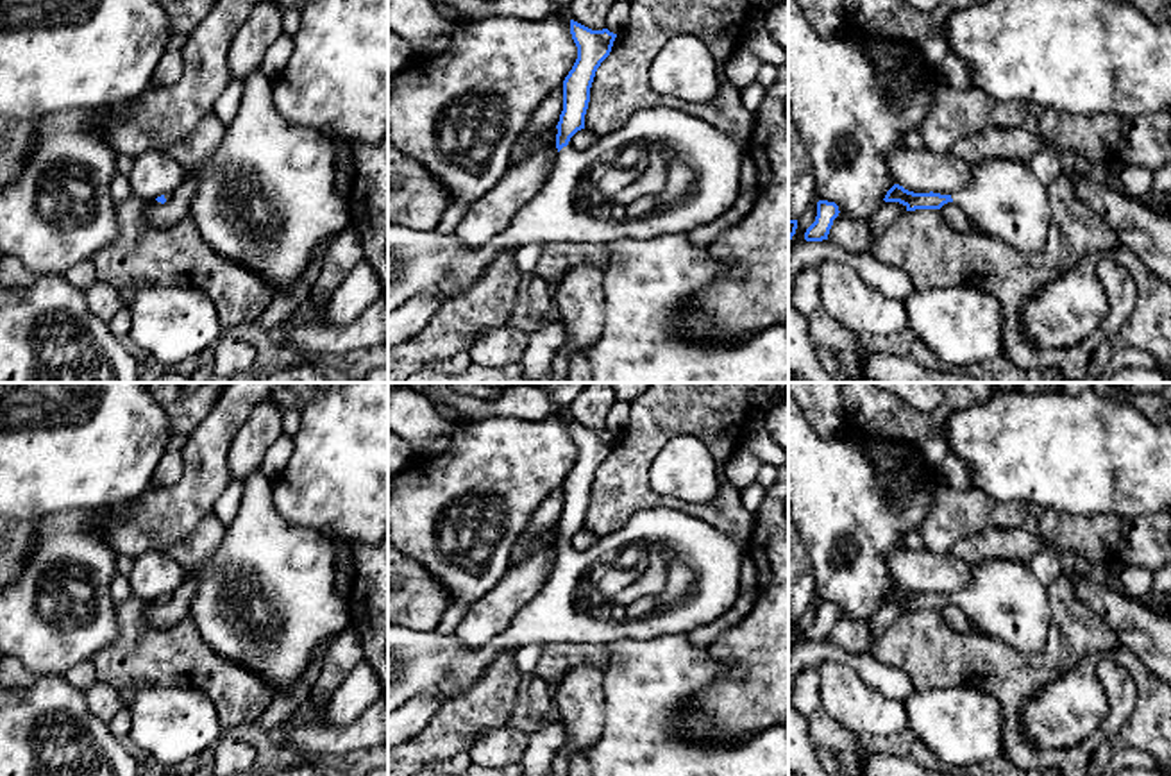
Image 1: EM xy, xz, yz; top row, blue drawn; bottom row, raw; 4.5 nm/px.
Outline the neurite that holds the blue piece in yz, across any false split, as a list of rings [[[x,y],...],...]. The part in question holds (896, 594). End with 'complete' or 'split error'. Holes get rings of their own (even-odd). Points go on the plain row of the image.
[[[983,560],[971,565],[971,583],[953,595],[914,594],[894,585],[885,603],[899,603],[906,612],[940,610],[955,603],[980,633],[1017,653],[1033,654],[1046,647],[1051,604],[1030,565],[1010,560]]] | split error

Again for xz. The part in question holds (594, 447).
[[[570,420],[570,434],[577,447],[577,460],[563,481],[563,511],[556,526],[558,556],[551,576],[538,594],[517,612],[510,626],[477,649],[463,645],[456,635],[443,637],[436,631],[409,629],[395,622],[388,624],[388,715],[418,696],[433,696],[442,703],[461,696],[502,651],[517,651],[536,644],[610,645],[622,638],[647,640],[660,635],[688,635],[695,628],[713,622],[737,603],[740,595],[740,569],[747,547],[688,513],[670,508],[642,510],[586,551],[576,551],[569,545],[570,538],[585,529],[595,472],[610,456],[617,438],[608,429],[592,431],[574,420]],[[642,544],[661,544],[676,560],[687,565],[695,576],[690,592],[679,604],[658,606],[653,613],[638,619],[626,617],[615,620],[595,615],[583,597],[586,576],[592,569],[611,563],[626,547]]] | split error

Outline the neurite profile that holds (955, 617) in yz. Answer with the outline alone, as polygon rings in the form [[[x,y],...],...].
[[[948,603],[940,608],[946,622],[958,633],[980,633],[974,622],[960,610],[958,604]]]

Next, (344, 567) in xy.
[[[320,533],[320,535],[327,538],[334,549],[336,592],[340,597],[347,599],[354,574],[354,567],[350,561],[352,545],[329,533]]]

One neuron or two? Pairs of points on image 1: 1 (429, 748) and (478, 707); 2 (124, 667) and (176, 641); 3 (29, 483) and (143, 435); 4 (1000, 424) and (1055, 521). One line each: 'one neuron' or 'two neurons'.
1: one neuron
2: one neuron
3: one neuron
4: two neurons

